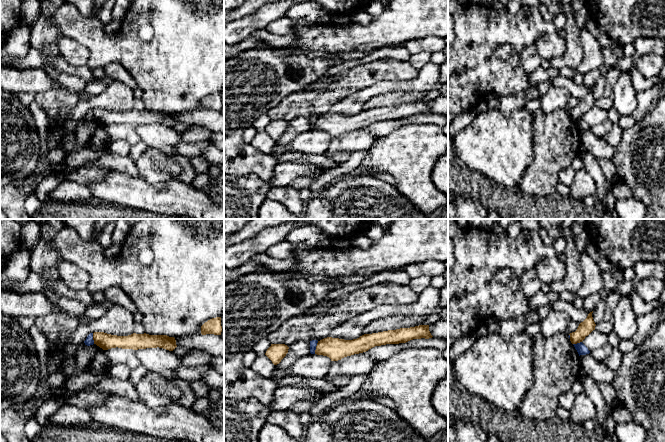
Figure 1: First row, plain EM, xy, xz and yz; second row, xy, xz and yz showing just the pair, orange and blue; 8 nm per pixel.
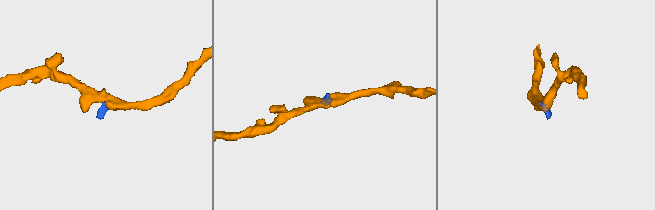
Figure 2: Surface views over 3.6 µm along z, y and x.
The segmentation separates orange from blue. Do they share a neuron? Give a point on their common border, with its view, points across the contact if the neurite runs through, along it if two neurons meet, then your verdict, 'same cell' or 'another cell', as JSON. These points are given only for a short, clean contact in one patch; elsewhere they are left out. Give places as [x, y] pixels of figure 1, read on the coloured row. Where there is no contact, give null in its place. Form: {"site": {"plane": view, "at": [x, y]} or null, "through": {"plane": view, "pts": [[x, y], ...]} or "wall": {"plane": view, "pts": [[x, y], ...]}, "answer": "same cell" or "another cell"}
{"site": {"plane": "xz", "at": [316, 347]}, "wall": {"plane": "xz", "pts": [[318, 341], [314, 353]]}, "answer": "another cell"}

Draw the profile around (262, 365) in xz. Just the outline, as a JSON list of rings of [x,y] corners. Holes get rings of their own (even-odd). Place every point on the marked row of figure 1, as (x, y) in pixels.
[[[263,355],[257,356],[251,369],[265,378],[271,378],[273,371],[275,370],[275,365],[266,355]]]

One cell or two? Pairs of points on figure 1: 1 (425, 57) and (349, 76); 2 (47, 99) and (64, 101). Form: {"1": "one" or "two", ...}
{"1": "two", "2": "one"}

